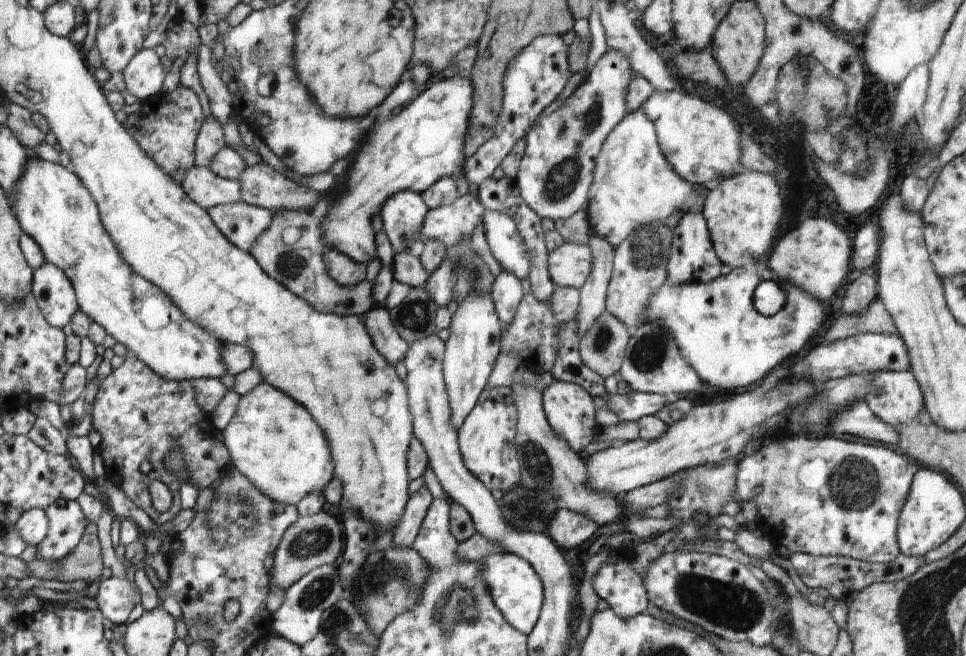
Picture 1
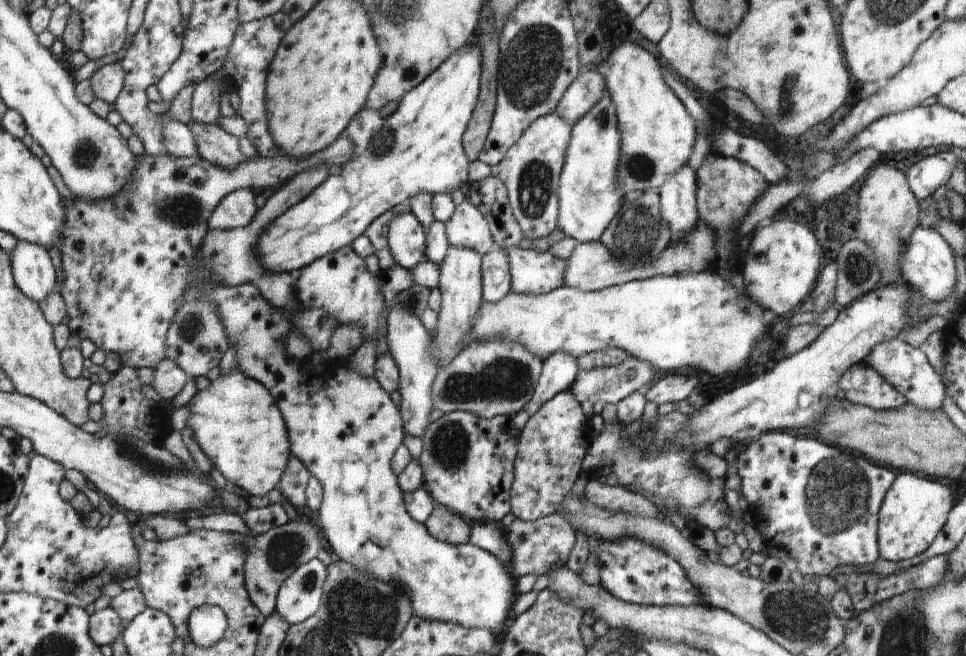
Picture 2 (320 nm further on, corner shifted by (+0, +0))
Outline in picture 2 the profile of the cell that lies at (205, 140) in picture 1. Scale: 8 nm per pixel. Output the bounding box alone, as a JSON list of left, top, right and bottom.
[192,75,220,123]

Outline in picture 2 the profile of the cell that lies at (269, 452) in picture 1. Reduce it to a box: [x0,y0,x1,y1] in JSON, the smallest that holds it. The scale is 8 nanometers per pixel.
[186,370,292,496]

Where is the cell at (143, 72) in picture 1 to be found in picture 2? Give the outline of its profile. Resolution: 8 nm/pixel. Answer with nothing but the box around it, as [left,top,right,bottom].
[89,62,125,104]

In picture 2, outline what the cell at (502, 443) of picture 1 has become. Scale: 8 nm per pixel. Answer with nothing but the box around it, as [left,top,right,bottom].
[418,411,520,524]

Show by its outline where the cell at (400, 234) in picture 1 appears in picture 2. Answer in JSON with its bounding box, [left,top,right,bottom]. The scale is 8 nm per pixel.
[389,201,428,270]

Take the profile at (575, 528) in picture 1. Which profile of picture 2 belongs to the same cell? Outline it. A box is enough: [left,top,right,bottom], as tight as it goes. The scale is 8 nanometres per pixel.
[504,513,576,578]

